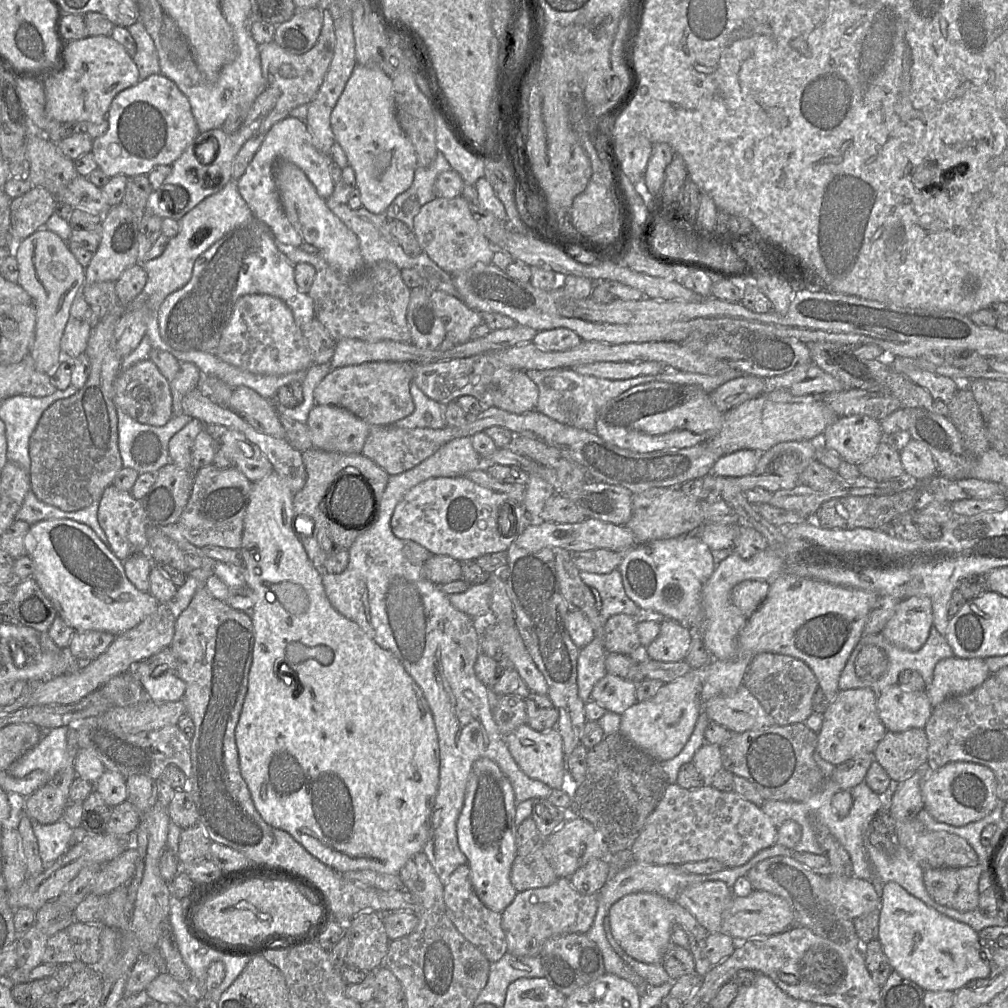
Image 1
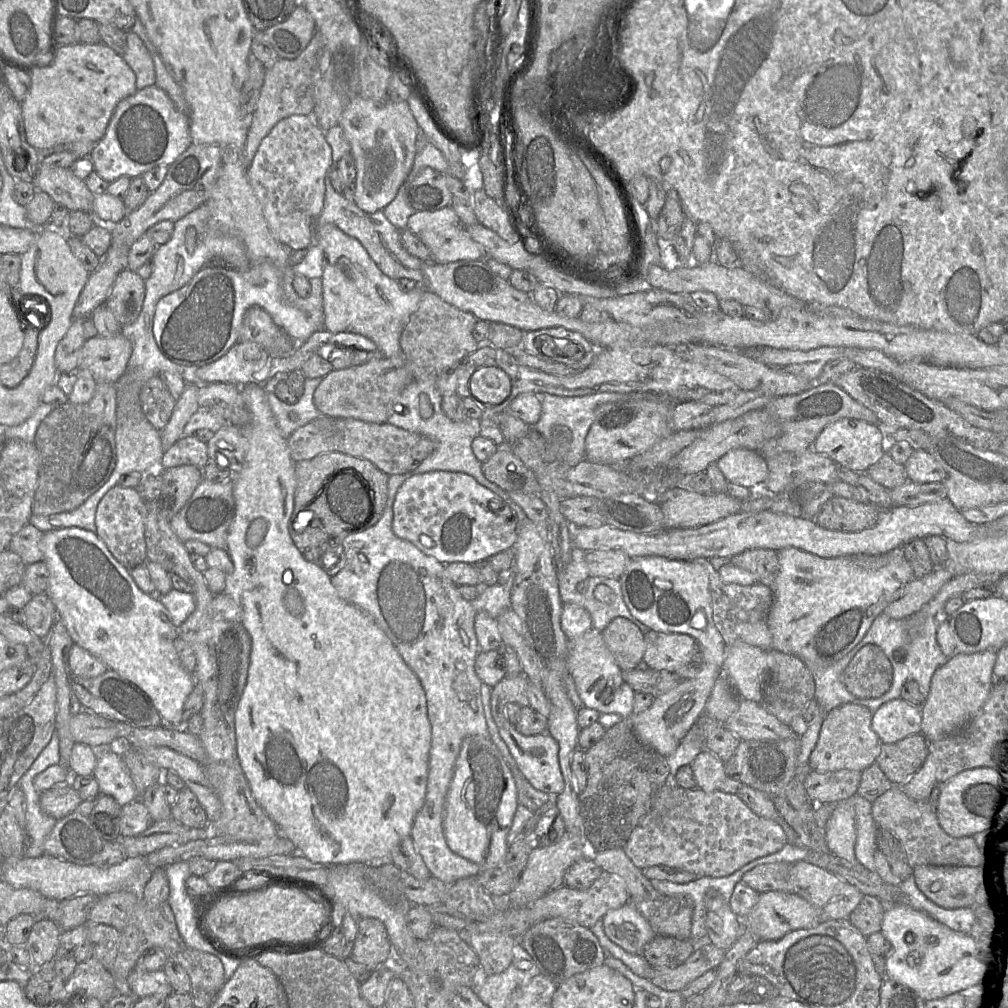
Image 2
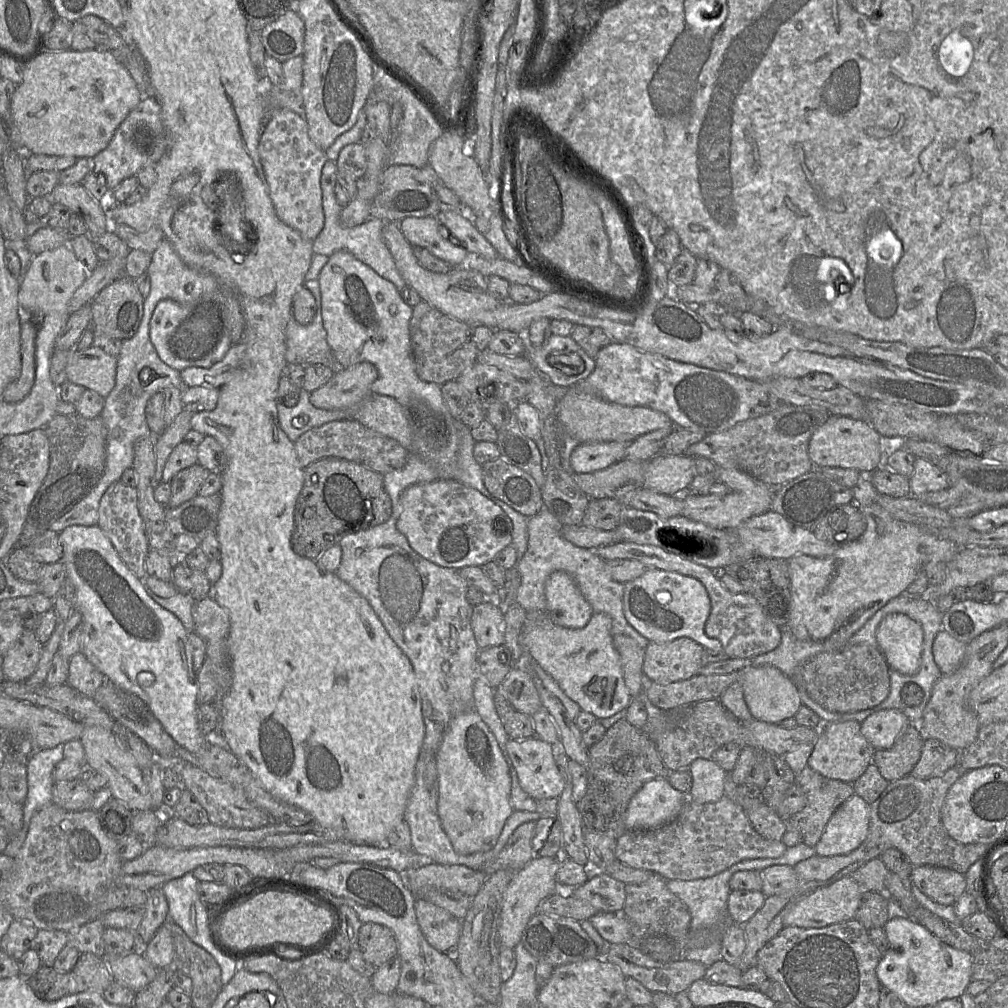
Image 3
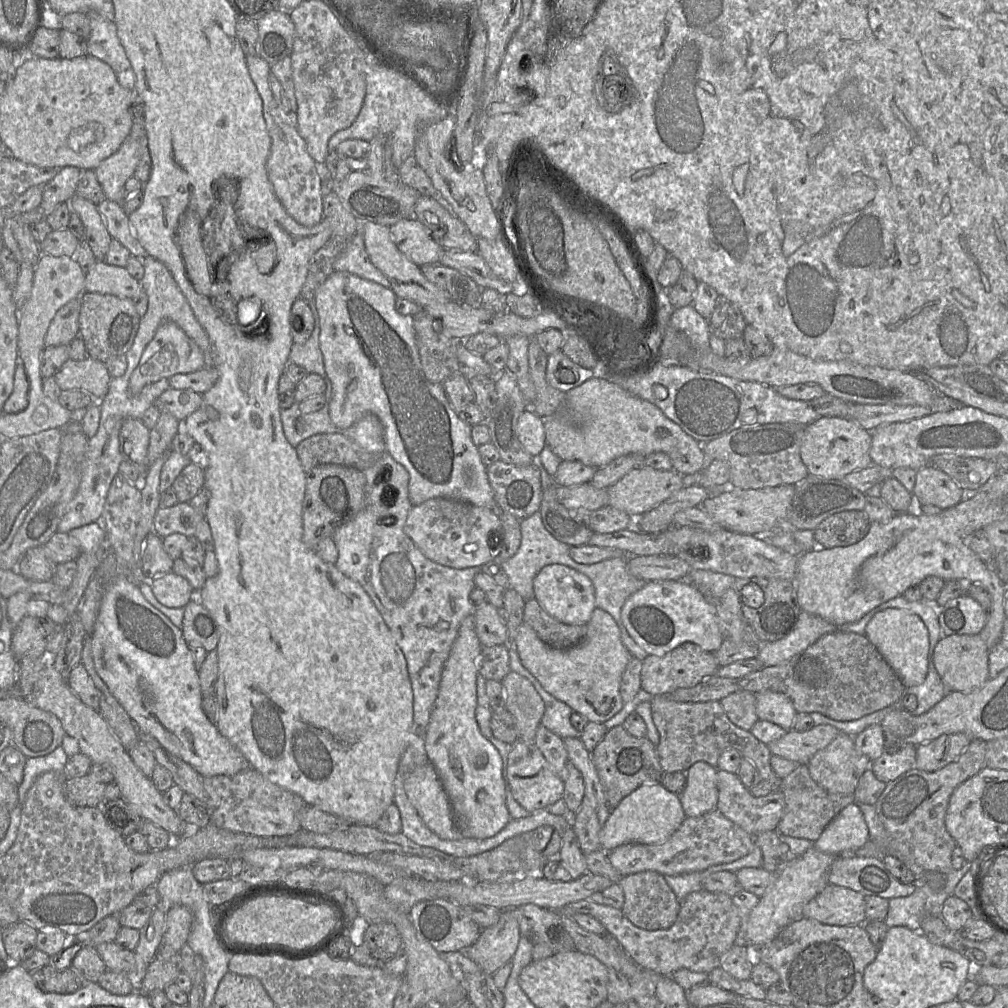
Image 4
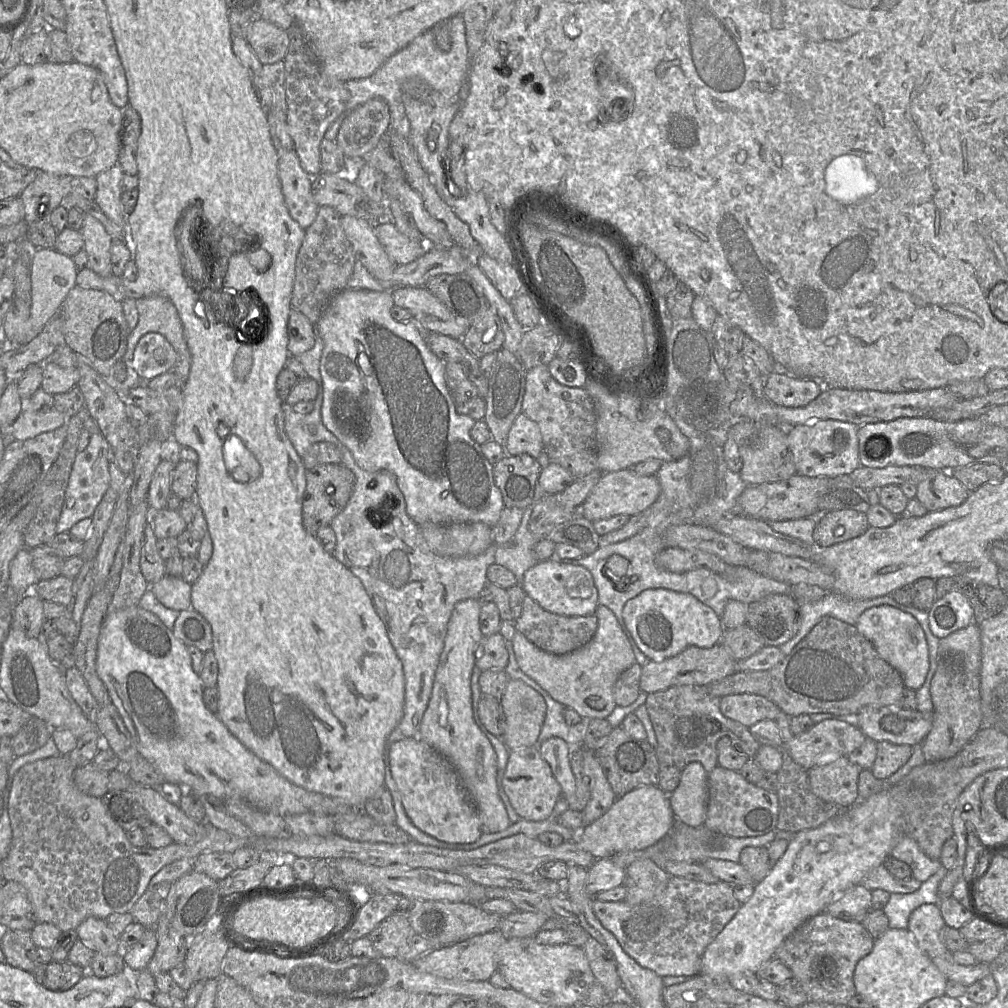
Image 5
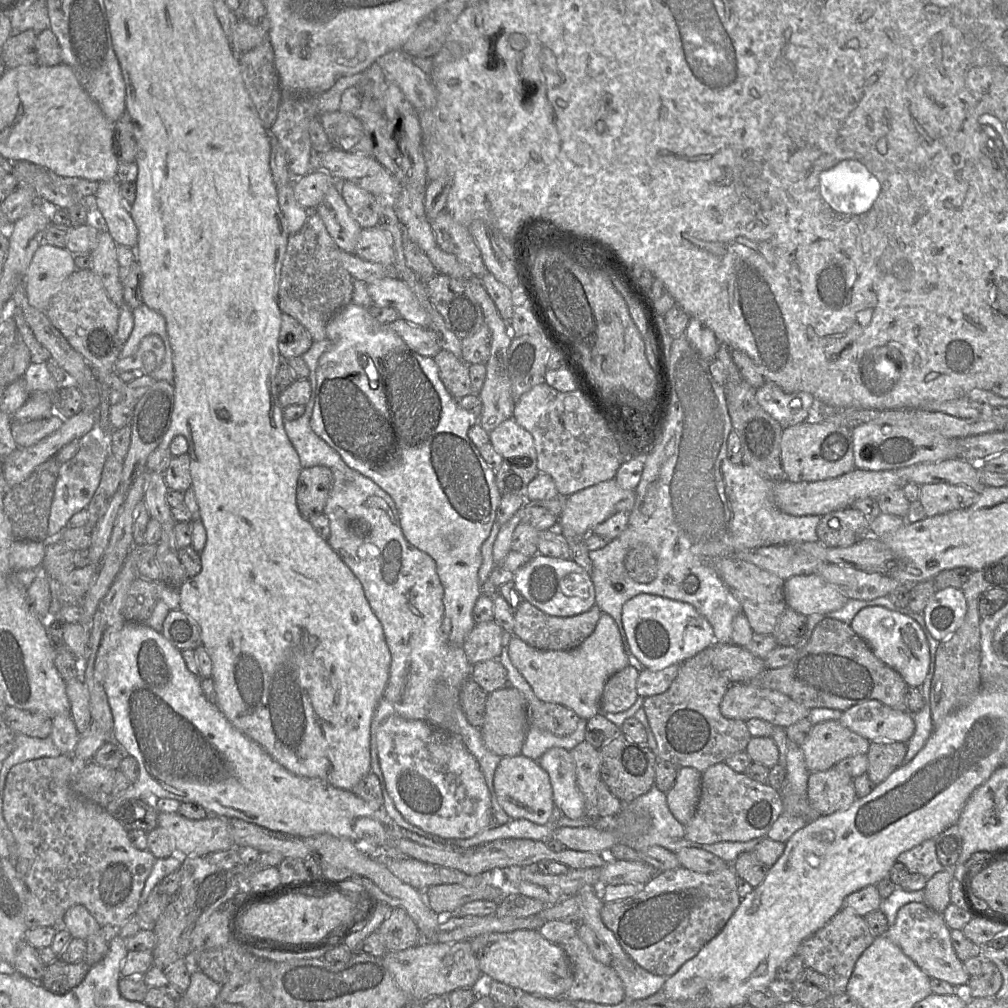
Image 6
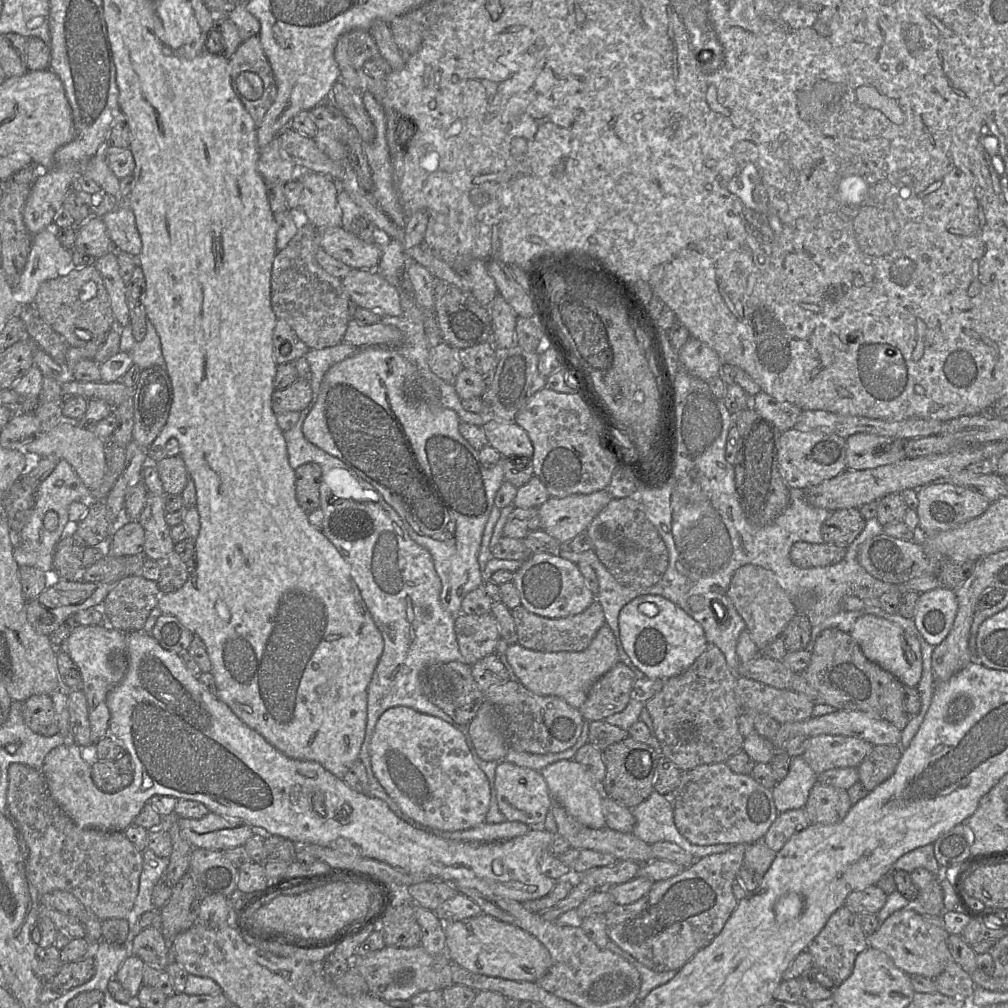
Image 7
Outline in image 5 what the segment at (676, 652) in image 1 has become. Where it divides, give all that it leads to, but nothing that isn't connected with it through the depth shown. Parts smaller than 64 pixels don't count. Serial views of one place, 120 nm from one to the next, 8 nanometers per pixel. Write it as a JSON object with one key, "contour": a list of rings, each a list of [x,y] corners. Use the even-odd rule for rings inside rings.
{"contour":[[[722,643],[710,648],[690,646],[676,656],[663,661],[647,661],[641,670],[640,690],[649,694],[678,685],[712,684],[737,671],[737,662]]]}

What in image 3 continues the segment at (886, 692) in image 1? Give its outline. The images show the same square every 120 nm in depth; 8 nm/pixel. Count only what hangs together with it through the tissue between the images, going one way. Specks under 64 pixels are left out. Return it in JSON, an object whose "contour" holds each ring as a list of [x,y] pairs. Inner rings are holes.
{"contour":[[[884,709],[866,718],[860,731],[876,750],[888,749],[910,724],[902,710]]]}

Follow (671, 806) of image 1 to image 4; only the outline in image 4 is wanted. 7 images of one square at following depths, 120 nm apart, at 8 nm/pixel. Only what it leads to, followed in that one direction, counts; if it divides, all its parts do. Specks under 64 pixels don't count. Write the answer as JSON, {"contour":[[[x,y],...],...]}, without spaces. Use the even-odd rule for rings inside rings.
{"contour":[[[714,809],[700,816],[686,817],[679,828],[661,844],[626,843],[609,851],[608,858],[622,877],[644,871],[674,876],[736,861],[751,853],[754,847],[755,837]]]}

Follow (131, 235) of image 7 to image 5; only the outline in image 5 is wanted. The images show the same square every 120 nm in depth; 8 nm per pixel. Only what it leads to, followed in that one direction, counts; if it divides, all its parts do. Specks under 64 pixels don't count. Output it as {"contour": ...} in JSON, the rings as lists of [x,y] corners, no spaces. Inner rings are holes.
{"contour":[[[119,164],[97,175],[95,202],[113,223],[126,228],[126,215],[121,202],[123,176],[124,171]]]}

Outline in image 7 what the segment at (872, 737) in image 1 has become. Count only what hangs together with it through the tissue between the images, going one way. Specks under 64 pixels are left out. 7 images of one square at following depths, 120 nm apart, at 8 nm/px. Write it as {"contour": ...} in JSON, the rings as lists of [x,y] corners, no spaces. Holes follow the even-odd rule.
{"contour":[[[816,782],[804,809],[810,824],[831,825],[842,821],[851,807],[847,790]]]}

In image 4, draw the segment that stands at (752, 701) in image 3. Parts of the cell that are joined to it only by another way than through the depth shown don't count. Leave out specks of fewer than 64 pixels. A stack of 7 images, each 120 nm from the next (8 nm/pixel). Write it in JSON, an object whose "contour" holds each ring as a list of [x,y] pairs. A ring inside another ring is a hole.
{"contour":[[[770,690],[756,694],[756,713],[759,720],[772,722],[785,731],[792,729],[798,714],[788,696]]]}

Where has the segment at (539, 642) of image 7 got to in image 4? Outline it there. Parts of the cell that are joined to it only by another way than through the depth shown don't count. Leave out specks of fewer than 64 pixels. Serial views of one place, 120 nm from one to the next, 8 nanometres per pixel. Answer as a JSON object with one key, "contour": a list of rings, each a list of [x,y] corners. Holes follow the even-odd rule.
{"contour":[[[536,599],[525,601],[523,622],[529,624],[546,644],[566,649],[581,642],[587,632],[587,624],[565,624],[549,615]]]}

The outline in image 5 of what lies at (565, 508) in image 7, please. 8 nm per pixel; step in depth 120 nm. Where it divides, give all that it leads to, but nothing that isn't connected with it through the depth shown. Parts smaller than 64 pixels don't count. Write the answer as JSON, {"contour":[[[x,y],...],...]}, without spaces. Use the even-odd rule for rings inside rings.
{"contour":[[[632,469],[606,472],[602,474],[577,512],[591,522],[617,515],[634,516],[653,505],[659,497],[660,491],[656,475],[641,477],[636,475]]]}

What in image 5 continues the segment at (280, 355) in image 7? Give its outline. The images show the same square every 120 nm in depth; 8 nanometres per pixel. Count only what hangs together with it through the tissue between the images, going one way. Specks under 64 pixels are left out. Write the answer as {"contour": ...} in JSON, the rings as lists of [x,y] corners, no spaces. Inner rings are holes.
{"contour":[[[291,309],[290,311],[287,335],[287,349],[290,357],[298,357],[314,346],[314,325],[298,310]]]}

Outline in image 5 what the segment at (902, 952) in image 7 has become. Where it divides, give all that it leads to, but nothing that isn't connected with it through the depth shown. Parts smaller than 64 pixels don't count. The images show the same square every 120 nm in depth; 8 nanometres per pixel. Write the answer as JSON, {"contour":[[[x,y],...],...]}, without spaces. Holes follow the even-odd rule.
{"contour":[[[923,904],[910,914],[907,930],[914,935],[918,947],[932,960],[947,980],[968,987],[991,974],[991,967],[987,964],[976,963],[964,966],[954,960],[953,953],[940,938],[944,925],[939,904]]]}

